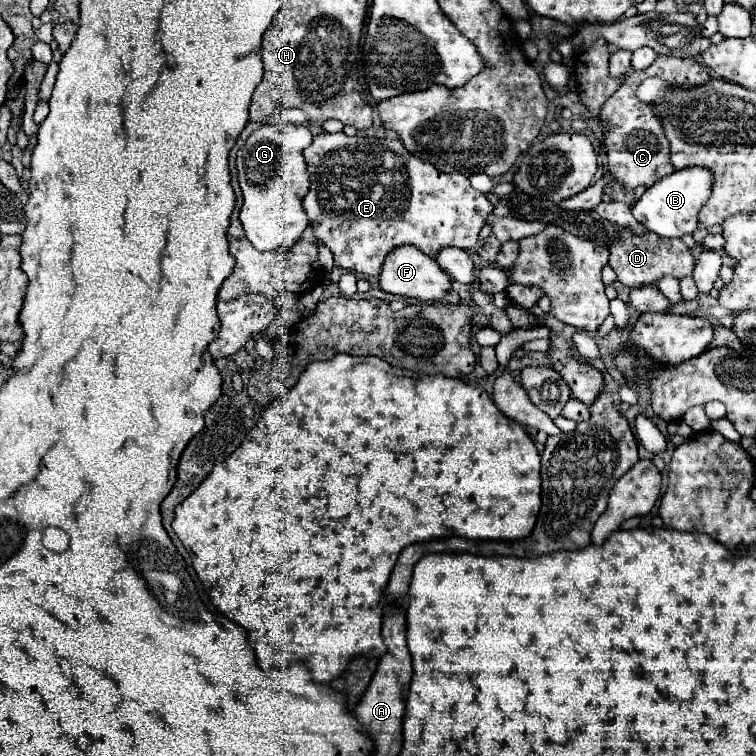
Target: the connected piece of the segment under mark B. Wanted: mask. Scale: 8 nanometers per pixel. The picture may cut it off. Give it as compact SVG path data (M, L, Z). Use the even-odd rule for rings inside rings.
M688 167L674 171L654 183L632 207L632 215L648 229L660 237L684 237L696 231L698 211L704 207L712 191L712 171L704 167Z

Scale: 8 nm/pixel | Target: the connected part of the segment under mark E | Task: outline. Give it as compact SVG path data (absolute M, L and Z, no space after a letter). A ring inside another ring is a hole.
M318 133L312 141L310 147L304 149L304 159L307 163L308 173L310 173L310 227L314 229L314 237L316 243L324 243L332 255L334 255L334 263L346 271L352 271L358 277L378 277L382 263L386 259L386 255L400 245L414 245L418 249L422 249L426 255L430 257L438 257L438 251L442 247L460 247L460 249L472 249L478 245L478 233L484 227L486 217L490 215L490 211L494 209L494 205L488 201L488 197L484 193L480 193L478 189L474 189L470 185L470 179L462 173L442 173L438 171L432 163L426 163L422 159L418 159L416 155L410 155L410 151L406 151L406 147L402 147L400 141L388 141L388 139L378 139L378 137L348 137L344 133Z

